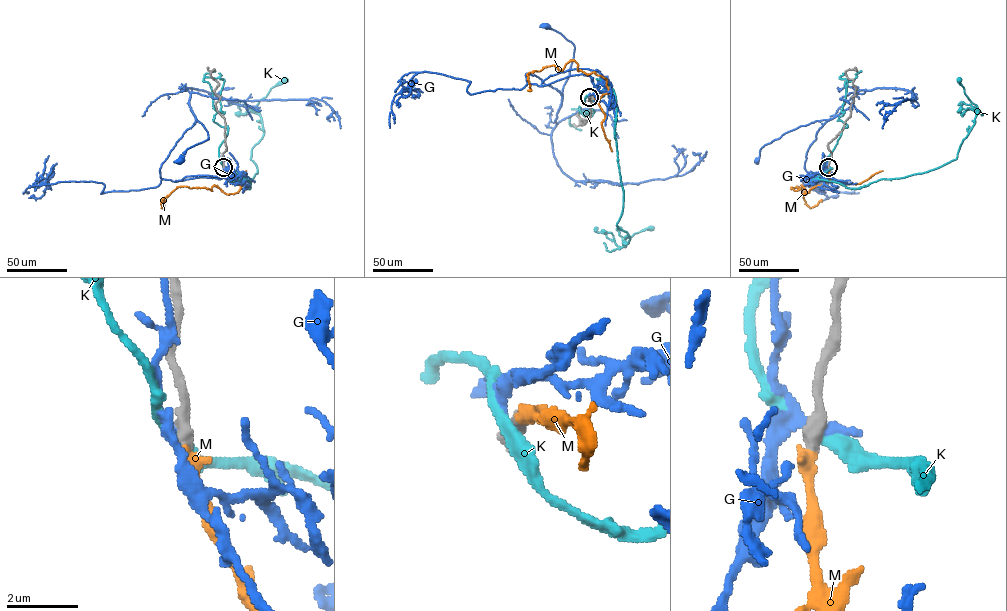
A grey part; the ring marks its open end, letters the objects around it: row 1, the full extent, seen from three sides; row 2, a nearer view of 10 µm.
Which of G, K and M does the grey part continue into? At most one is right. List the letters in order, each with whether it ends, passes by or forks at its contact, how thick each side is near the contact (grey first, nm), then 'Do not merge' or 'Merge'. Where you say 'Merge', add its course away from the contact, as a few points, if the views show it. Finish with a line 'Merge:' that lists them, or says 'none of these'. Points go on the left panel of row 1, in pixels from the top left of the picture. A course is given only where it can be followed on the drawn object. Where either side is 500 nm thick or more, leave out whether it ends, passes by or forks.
G: It ends there. Thickness 480 nm (grey) against 320 nm. Do not merge
K: It passes by. Thickness 480 nm (grey) against 320 nm. Do not merge
M: It ends there. Thickness 440 nm (grey) against 360 nm. Merge. Its course: (223, 167), (242, 184), (237, 192), (180, 186), (162, 207), (161, 199)
Merge: M

